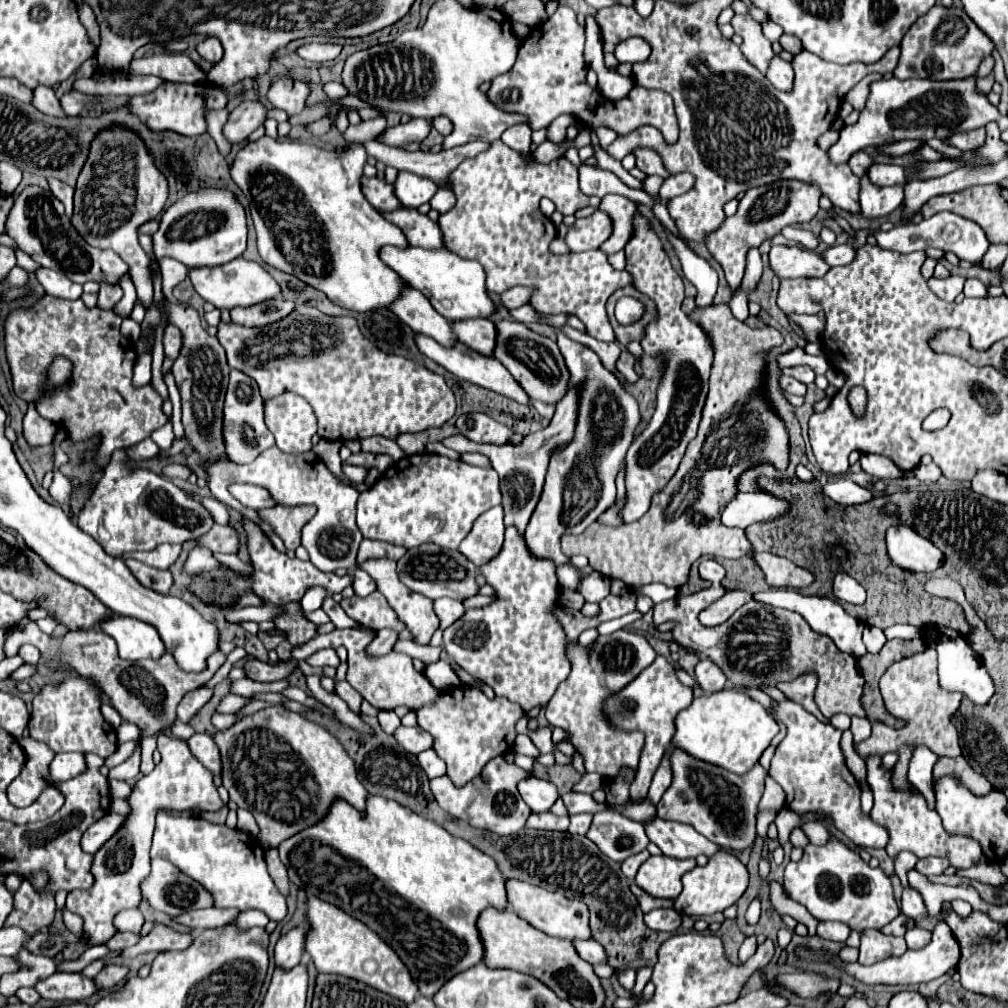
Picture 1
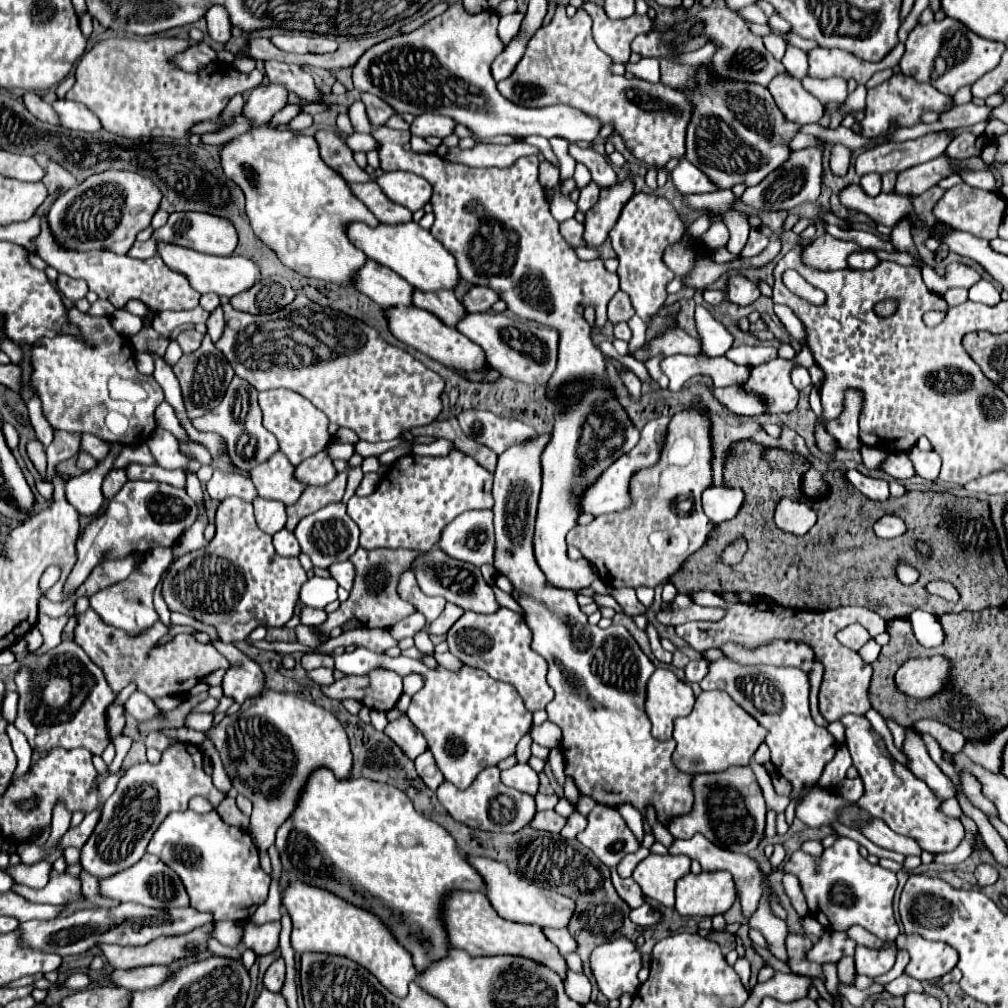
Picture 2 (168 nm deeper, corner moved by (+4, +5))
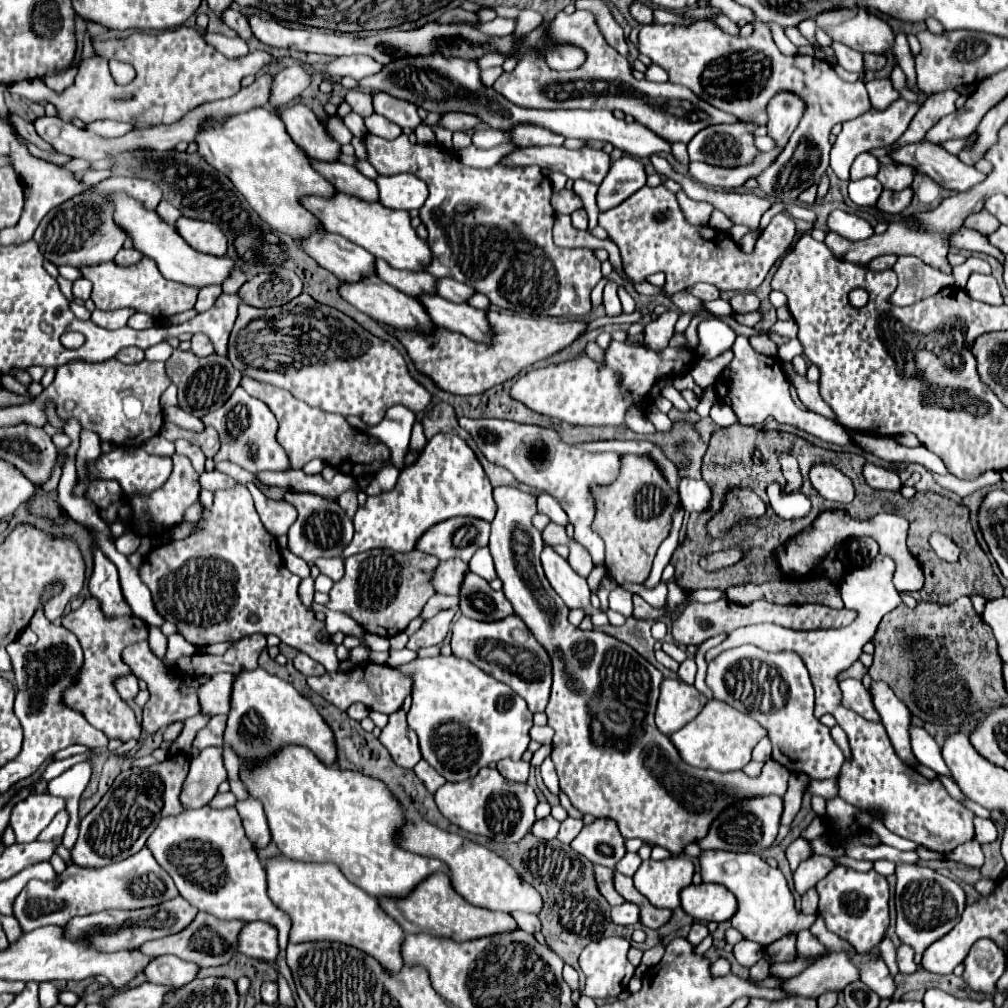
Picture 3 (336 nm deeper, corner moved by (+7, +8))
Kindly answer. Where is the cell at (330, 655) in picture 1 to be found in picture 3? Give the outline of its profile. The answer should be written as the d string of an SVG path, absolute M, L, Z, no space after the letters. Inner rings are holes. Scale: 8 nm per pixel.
M298 653L298 655L294 657L294 667L296 667L300 673L304 673L306 677L310 677L310 675L324 675L324 673L326 673L326 669L324 669L318 661L310 659L306 653Z

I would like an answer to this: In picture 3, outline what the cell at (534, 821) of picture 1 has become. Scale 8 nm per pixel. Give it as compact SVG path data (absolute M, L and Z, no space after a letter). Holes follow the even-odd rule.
M552 815L544 817L544 819L538 819L534 825L532 825L532 833L538 837L538 839L554 839L556 833L558 833L558 827L560 827L560 821L556 821Z

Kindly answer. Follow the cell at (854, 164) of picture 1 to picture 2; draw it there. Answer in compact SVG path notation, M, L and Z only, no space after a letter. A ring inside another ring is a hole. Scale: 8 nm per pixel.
M927 132L917 140L881 144L873 150L861 152L855 158L855 170L859 176L871 172L885 174L889 170L901 172L945 154L953 138L955 138L953 134L945 134L945 132Z

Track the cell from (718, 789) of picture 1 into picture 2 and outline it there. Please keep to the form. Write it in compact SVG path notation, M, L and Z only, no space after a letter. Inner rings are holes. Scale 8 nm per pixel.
M749 766L729 768L719 774L697 774L693 776L693 790L693 812L673 818L673 822L669 822L669 832L675 838L693 838L693 834L703 834L723 850L733 850L741 854L749 854L759 846L765 836L767 804Z

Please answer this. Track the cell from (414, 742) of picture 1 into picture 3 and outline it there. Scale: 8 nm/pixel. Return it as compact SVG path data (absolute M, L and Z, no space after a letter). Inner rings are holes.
M398 709L390 715L388 725L382 729L380 741L390 751L394 763L404 769L412 769L422 759L418 735L408 727L404 709Z

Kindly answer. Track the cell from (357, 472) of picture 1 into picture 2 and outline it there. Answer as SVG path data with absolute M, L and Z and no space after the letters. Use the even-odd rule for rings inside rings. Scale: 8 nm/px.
M371 456L371 458L365 458L363 460L363 464L361 464L361 470L367 474L367 472L377 472L377 474L385 474L385 470L387 470L387 466L381 466L379 464L379 460L375 458L375 456Z

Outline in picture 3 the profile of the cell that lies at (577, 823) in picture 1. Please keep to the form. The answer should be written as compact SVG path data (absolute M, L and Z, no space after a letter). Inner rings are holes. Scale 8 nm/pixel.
M568 817L568 819L564 819L564 821L562 821L562 825L560 825L558 839L560 839L562 843L570 843L570 841L572 841L580 831L582 831L582 827L584 827L584 823L582 823L580 819Z

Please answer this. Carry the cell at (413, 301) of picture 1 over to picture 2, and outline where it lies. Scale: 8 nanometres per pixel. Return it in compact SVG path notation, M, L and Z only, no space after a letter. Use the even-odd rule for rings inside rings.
M367 258L365 266L361 266L361 270L353 276L353 286L383 308L411 304L413 286L409 286L399 274L393 274L393 270L377 266L371 258Z

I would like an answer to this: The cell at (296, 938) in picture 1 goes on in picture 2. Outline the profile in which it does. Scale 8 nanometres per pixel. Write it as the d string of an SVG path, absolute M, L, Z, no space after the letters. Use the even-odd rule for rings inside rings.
M283 958L275 960L269 970L265 972L263 976L263 986L269 990L269 992L281 992L283 988L283 982L285 982L285 962Z

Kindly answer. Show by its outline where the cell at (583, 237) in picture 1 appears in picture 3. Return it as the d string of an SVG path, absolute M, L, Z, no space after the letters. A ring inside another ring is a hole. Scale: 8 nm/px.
M630 155L620 157L618 161L612 163L608 175L604 177L598 189L596 195L598 211L604 213L618 207L622 201L626 201L632 193L636 193L644 185L646 185L646 173L642 161Z

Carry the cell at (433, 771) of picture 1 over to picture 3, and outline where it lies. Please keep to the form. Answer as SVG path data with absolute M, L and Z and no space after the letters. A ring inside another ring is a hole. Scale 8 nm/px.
M420 759L420 761L416 763L414 773L424 781L424 785L426 785L426 789L428 789L430 793L436 793L436 789L446 783L446 779L444 779L434 767L430 767L430 765L426 763L426 759Z

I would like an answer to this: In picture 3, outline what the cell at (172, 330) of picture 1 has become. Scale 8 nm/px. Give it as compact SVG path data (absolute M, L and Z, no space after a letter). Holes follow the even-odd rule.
M202 333L192 335L190 343L192 343L192 347L190 347L190 349L192 349L192 353L194 353L194 355L198 355L198 357L206 357L206 355L214 353L214 347L212 347L210 339L208 339L206 335L202 335Z

